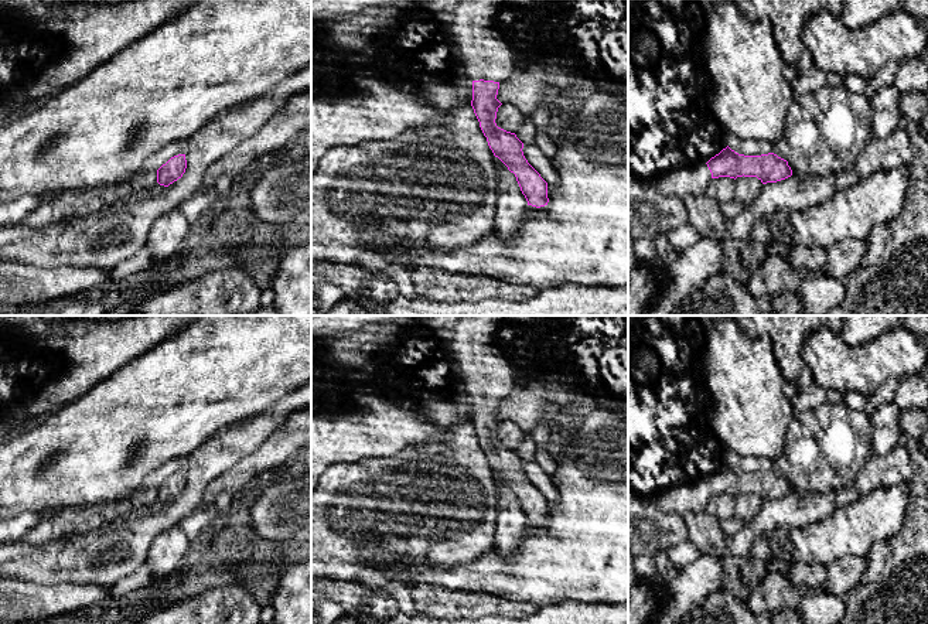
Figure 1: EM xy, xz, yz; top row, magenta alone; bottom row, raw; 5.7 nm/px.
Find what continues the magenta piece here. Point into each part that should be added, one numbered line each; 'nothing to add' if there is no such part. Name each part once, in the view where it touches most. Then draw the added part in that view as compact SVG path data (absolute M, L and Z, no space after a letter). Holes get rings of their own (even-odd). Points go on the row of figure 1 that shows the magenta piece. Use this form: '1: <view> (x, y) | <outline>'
1: xz (481, 48) | M460 0L450 14L457 61L472 81L506 81L516 68L514 47L497 25L501 0Z

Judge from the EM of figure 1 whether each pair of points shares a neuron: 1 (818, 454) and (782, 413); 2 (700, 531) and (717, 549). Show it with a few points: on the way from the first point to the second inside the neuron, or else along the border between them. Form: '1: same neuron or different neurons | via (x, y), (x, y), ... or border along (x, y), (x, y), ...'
1: different neurons | border along (794, 411), (782, 453)
2: same neuron | via (705, 535), (715, 545)

